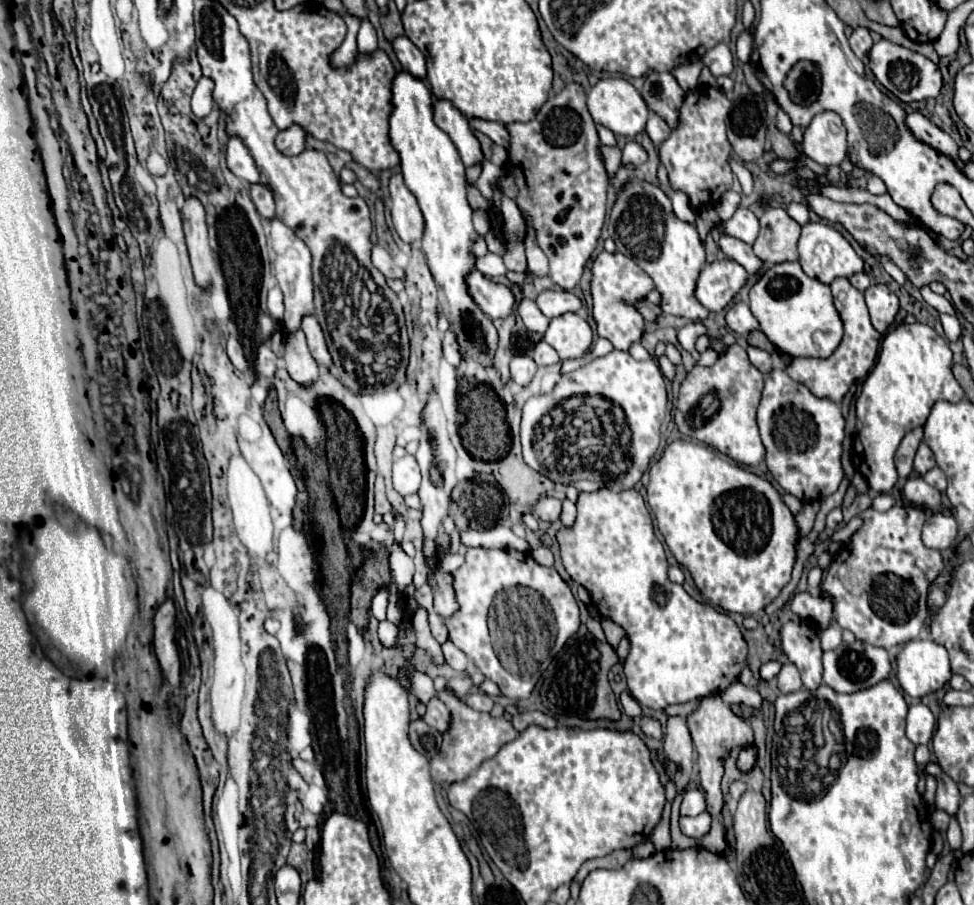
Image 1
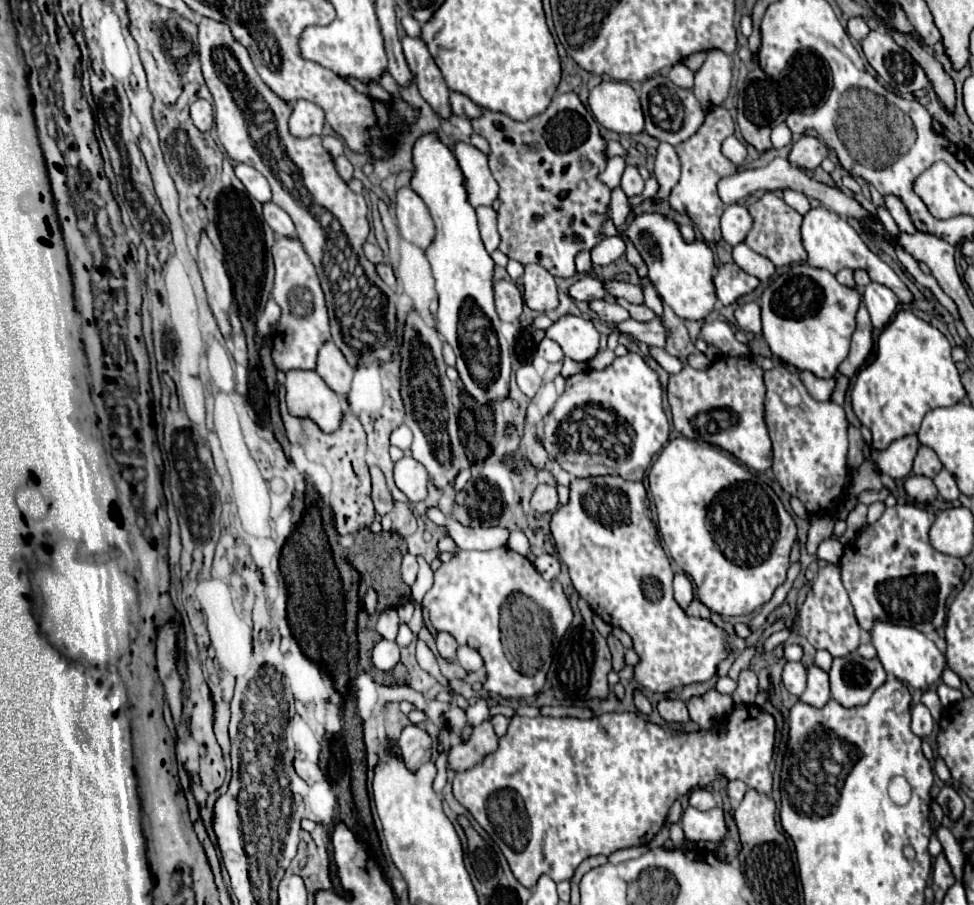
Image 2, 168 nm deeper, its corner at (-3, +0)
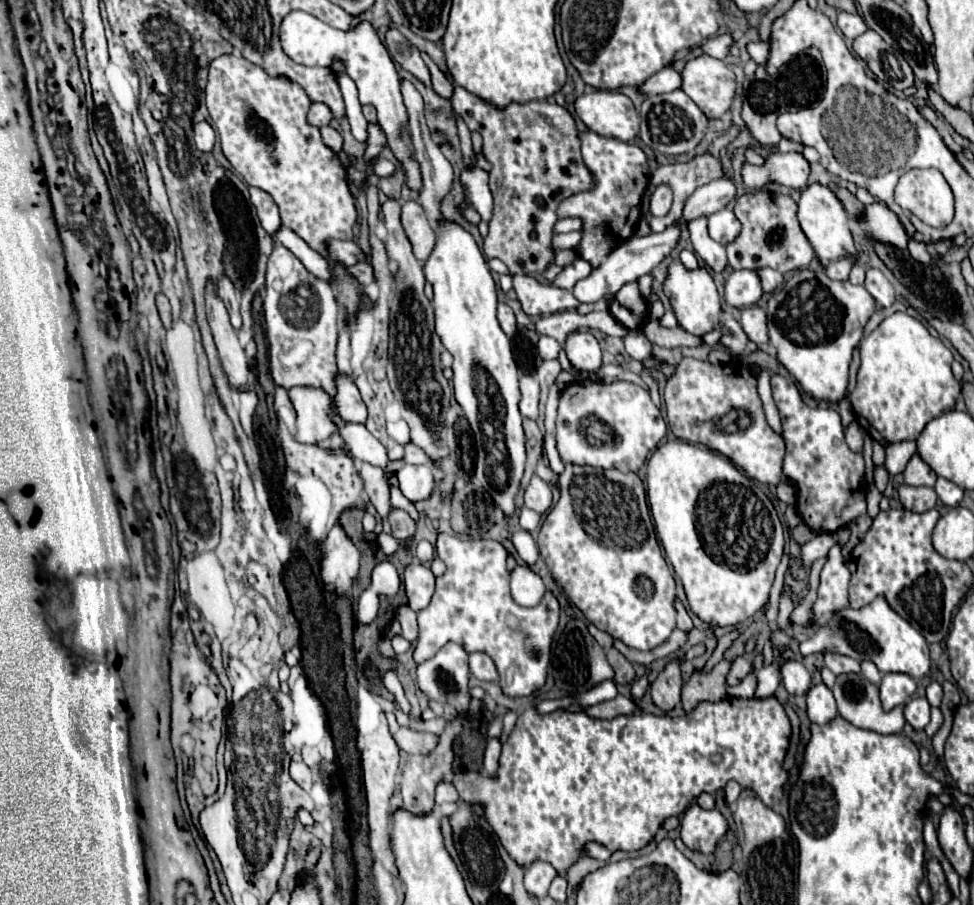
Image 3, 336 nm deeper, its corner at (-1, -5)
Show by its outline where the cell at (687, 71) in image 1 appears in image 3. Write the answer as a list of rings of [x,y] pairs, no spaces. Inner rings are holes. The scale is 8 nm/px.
[[[666,66],[662,68],[660,72],[656,72],[654,76],[650,76],[644,84],[642,84],[642,90],[646,94],[664,94],[664,92],[672,92],[672,90],[678,90],[682,86],[682,76]]]

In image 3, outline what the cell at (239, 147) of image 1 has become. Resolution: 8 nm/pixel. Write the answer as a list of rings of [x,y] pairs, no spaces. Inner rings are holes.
[[[250,186],[250,198],[252,198],[252,204],[256,206],[258,210],[258,218],[262,222],[262,228],[268,232],[268,234],[276,234],[276,230],[280,228],[280,214],[278,214],[278,206],[274,204],[272,196],[268,192],[262,192],[260,188],[254,188]]]

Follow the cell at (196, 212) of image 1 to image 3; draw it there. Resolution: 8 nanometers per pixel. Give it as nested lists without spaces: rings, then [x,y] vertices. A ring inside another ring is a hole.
[[[208,280],[206,284],[206,312],[208,312],[208,322],[212,328],[212,336],[218,348],[218,356],[222,362],[222,370],[228,376],[228,380],[238,386],[246,388],[248,386],[248,368],[250,360],[244,354],[242,346],[238,344],[238,336],[228,320],[226,306],[222,298],[218,296],[218,288],[214,280]]]

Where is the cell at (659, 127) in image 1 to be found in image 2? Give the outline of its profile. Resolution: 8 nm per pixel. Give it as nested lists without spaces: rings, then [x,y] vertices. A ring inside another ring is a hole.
[[[660,143],[660,147],[658,147],[654,177],[658,181],[658,193],[654,195],[654,201],[668,199],[672,187],[680,179],[680,159],[670,143]]]

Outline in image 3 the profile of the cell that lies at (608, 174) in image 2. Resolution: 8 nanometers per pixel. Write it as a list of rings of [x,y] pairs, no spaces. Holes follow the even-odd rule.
[[[562,218],[554,226],[554,232],[572,232],[572,230],[582,230],[582,220],[580,218]]]

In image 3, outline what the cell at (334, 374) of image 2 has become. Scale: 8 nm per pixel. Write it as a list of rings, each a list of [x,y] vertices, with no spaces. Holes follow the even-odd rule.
[[[336,374],[334,376],[334,384],[336,384],[336,408],[338,414],[348,420],[348,422],[364,422],[366,420],[366,406],[360,398],[360,392],[354,384],[354,380],[346,374]]]

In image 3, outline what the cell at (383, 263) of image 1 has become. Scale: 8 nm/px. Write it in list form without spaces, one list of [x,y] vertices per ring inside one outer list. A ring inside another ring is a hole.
[[[332,240],[328,244],[328,248],[330,248],[330,258],[344,264],[344,266],[354,266],[354,264],[366,260],[366,254],[362,252],[362,248],[354,240],[350,240],[350,242]]]

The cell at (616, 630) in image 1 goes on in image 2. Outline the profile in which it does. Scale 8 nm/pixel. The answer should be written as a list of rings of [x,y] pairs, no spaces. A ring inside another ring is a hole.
[[[608,635],[608,647],[612,653],[612,667],[614,667],[614,671],[620,671],[626,665],[624,663],[624,647],[614,635]]]

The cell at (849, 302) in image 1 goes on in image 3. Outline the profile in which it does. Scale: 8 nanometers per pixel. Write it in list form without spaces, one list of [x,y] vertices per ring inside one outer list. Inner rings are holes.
[[[844,258],[844,260],[832,262],[832,264],[826,268],[826,274],[828,274],[832,280],[848,280],[850,268],[852,268],[852,262],[850,262],[848,258]]]

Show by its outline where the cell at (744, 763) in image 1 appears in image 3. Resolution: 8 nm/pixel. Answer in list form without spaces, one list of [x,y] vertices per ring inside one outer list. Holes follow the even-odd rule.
[[[774,696],[764,698],[764,700],[724,698],[722,702],[716,702],[716,704],[702,702],[702,704],[696,706],[694,712],[690,712],[690,716],[682,716],[682,718],[654,716],[654,714],[630,714],[630,716],[616,716],[612,720],[596,720],[596,718],[590,718],[582,712],[570,714],[570,712],[564,712],[564,710],[556,710],[552,714],[540,716],[534,708],[528,708],[518,716],[514,730],[510,732],[508,740],[502,746],[502,756],[498,760],[498,772],[494,776],[476,774],[476,772],[470,772],[470,770],[456,772],[454,778],[452,778],[452,784],[454,784],[460,798],[466,804],[470,804],[470,806],[480,804],[484,808],[484,820],[494,828],[494,832],[500,838],[502,846],[506,848],[506,852],[510,854],[510,858],[516,864],[530,866],[530,864],[534,864],[534,860],[546,860],[548,864],[558,868],[558,876],[566,876],[568,868],[584,856],[582,848],[586,844],[598,842],[598,844],[610,848],[612,852],[616,852],[616,850],[626,850],[626,852],[640,850],[654,838],[654,834],[658,832],[658,828],[662,826],[662,822],[666,818],[682,814],[690,806],[690,802],[696,800],[702,792],[714,794],[716,790],[724,788],[728,780],[736,780],[742,788],[754,790],[766,806],[770,806],[770,808],[776,806],[782,798],[782,786],[788,780],[788,774],[782,770],[782,760],[784,760],[784,754],[786,754],[786,748],[788,748],[788,738],[790,738],[790,720],[788,720],[782,704]]]

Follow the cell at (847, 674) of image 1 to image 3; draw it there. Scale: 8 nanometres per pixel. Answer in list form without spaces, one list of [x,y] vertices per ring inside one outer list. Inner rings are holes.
[[[842,674],[836,676],[836,684],[832,688],[836,704],[838,704],[838,714],[848,720],[850,724],[854,724],[856,728],[866,728],[866,730],[874,730],[880,734],[896,734],[902,732],[904,726],[904,712],[902,710],[890,710],[884,712],[880,706],[880,694],[878,694],[878,686],[872,684],[868,678],[864,678],[862,674]]]

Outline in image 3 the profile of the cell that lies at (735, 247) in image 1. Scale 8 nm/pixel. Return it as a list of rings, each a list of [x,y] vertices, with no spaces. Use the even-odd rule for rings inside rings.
[[[760,268],[756,272],[758,272],[760,280],[762,280],[764,292],[774,292],[784,282],[784,276],[778,270],[774,270],[774,268]]]

